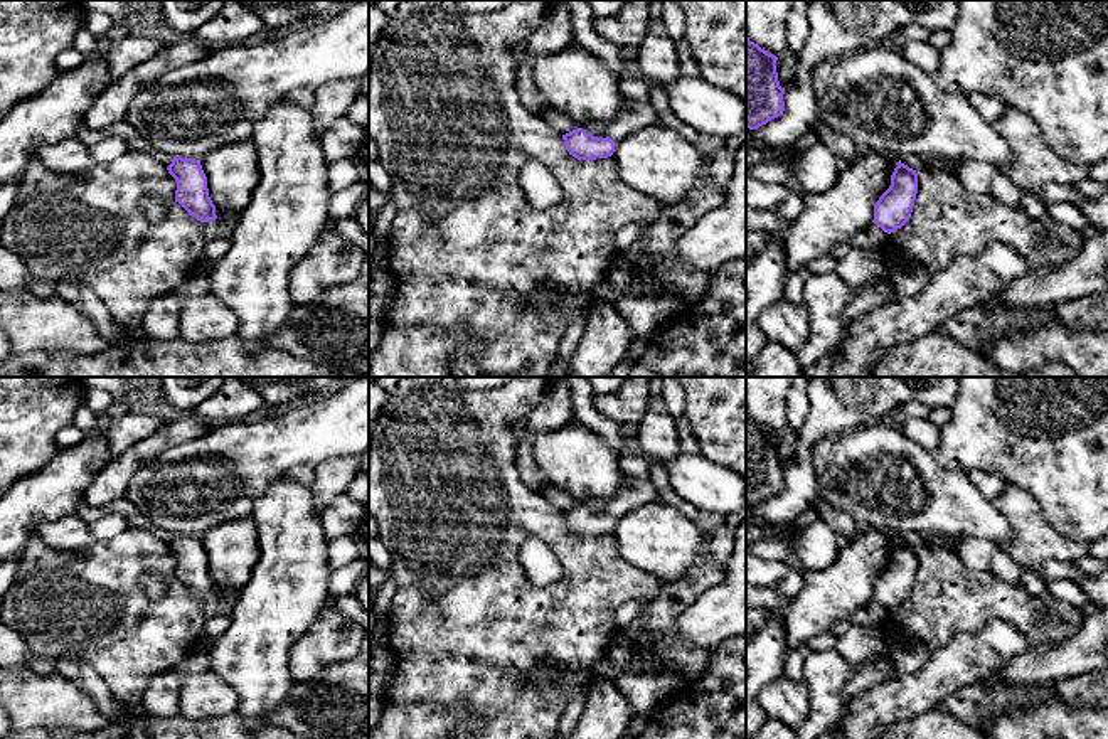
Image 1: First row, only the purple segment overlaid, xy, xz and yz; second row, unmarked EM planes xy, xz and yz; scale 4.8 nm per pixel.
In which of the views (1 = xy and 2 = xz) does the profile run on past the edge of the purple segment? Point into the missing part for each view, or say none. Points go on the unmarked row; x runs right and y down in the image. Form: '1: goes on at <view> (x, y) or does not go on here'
1: does not go on here
2: goes on at xz (630, 495)

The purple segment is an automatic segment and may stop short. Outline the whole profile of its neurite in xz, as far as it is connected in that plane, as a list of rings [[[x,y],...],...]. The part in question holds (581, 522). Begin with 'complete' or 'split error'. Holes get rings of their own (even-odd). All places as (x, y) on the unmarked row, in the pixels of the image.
split error; [[[621,480],[616,493],[598,507],[576,505],[562,512],[566,527],[578,537],[608,535],[615,522],[643,503],[662,502],[650,480]]]

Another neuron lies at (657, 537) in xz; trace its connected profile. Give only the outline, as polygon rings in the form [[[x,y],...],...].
[[[643,503],[615,522],[611,532],[621,557],[663,582],[694,567],[704,532],[677,507]]]

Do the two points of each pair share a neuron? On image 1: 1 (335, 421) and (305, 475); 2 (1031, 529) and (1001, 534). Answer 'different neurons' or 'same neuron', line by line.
1: different neurons
2: different neurons

